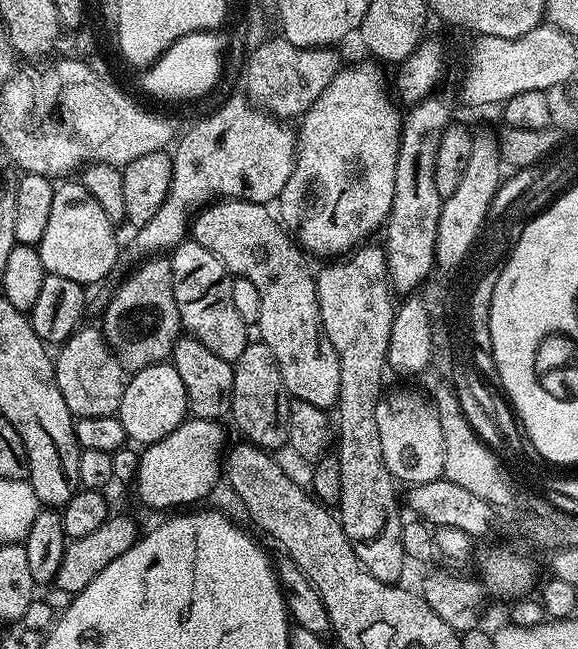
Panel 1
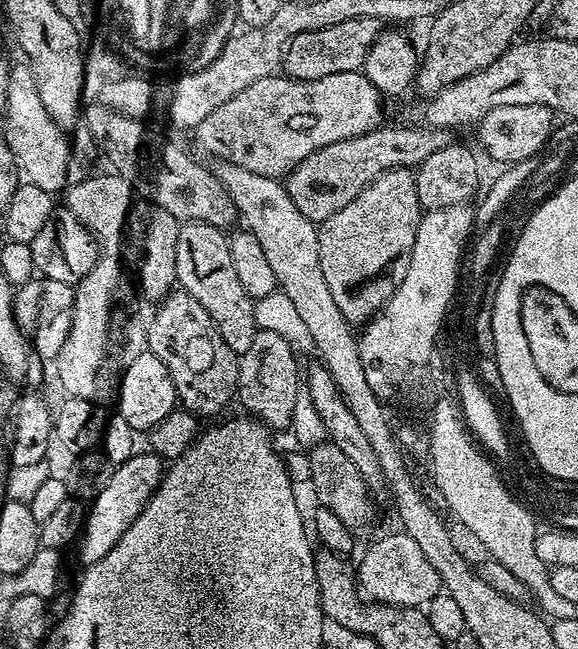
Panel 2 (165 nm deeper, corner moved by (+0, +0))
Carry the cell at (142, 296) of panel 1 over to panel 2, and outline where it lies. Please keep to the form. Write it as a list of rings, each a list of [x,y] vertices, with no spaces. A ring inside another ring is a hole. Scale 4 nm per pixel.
[[[151,202],[133,203],[128,212],[128,220],[124,224],[122,241],[124,240],[124,256],[122,260],[130,269],[138,292],[153,302],[159,302],[167,298],[169,292],[177,287],[176,283],[176,259],[178,258],[178,234],[181,221],[174,218],[162,206]]]

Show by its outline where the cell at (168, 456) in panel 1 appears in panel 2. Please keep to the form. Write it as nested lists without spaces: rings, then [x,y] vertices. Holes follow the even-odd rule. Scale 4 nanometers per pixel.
[[[151,450],[137,451],[135,456],[113,467],[110,482],[106,482],[102,494],[95,496],[86,508],[84,530],[78,541],[81,565],[97,564],[102,558],[106,558],[106,554],[110,554],[110,550],[114,550],[118,538],[122,538],[122,534],[130,530],[134,518],[138,518],[146,502],[150,502],[165,471],[161,457]]]

